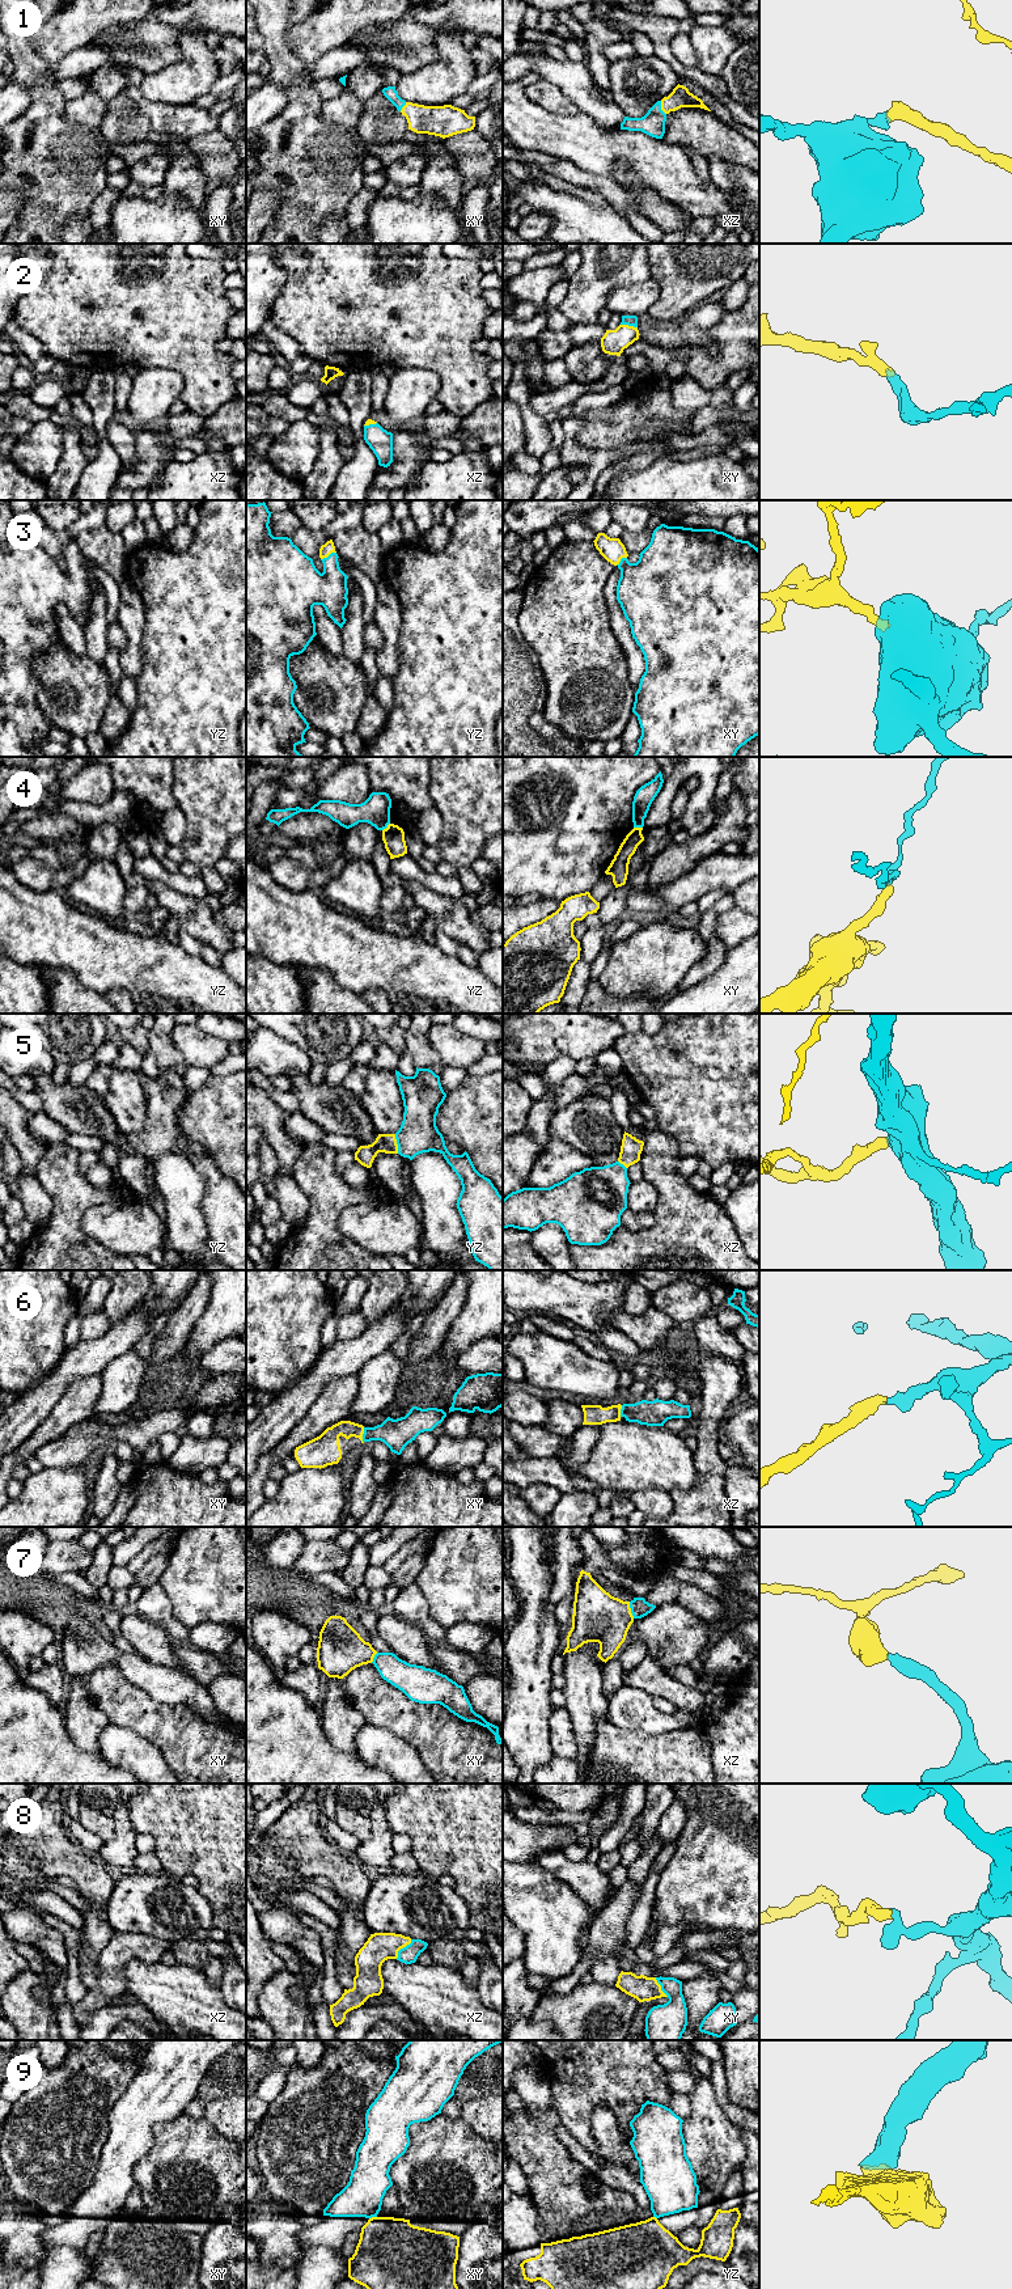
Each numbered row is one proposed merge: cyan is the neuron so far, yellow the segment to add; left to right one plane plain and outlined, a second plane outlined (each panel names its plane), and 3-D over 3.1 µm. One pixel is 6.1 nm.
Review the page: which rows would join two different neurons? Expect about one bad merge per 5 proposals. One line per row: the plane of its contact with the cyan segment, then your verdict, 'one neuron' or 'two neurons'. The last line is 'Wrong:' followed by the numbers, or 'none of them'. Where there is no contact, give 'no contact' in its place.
1: xz | one neuron
2: xy | one neuron
3: yz | one neuron
4: yz | two neurons
5: yz | one neuron
6: xy | one neuron
7: xz | one neuron
8: xz | one neuron
9: xy | two neurons
Wrong: 4, 9

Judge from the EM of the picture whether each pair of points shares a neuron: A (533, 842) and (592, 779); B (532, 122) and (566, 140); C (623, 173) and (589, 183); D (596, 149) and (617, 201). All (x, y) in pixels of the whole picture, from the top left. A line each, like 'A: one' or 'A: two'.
A: one
B: one
C: two
D: two

